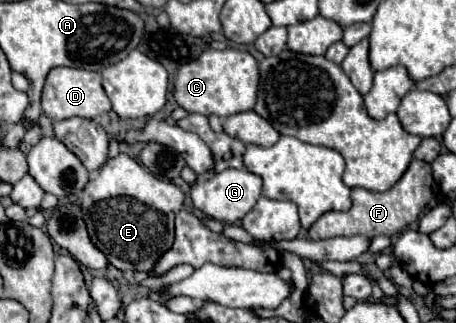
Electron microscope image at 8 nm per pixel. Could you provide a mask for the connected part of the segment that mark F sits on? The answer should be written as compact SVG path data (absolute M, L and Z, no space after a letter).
M413 159L405 175L387 191L373 193L367 189L351 189L351 201L353 207L349 211L327 211L321 215L313 227L309 229L311 239L329 239L335 235L365 235L365 237L377 237L377 235L395 235L409 223L417 221L421 211L427 207L427 203L435 197L433 191L433 177L431 177L431 165Z

